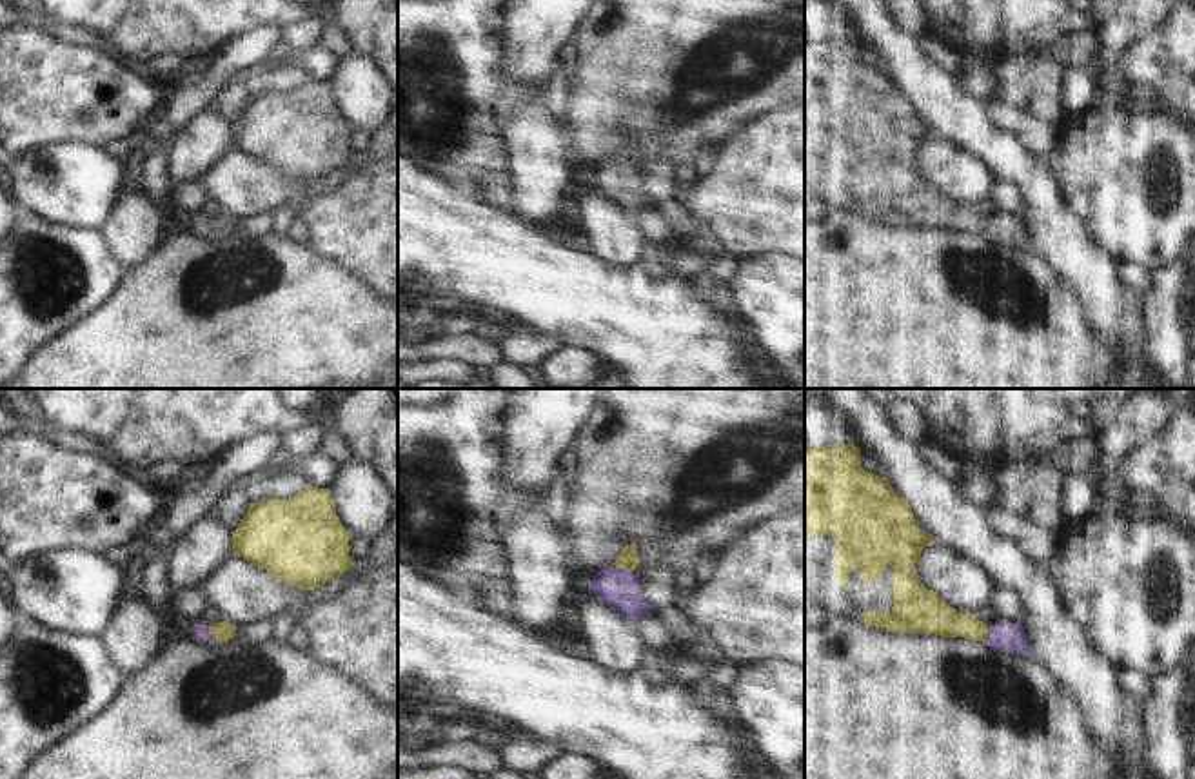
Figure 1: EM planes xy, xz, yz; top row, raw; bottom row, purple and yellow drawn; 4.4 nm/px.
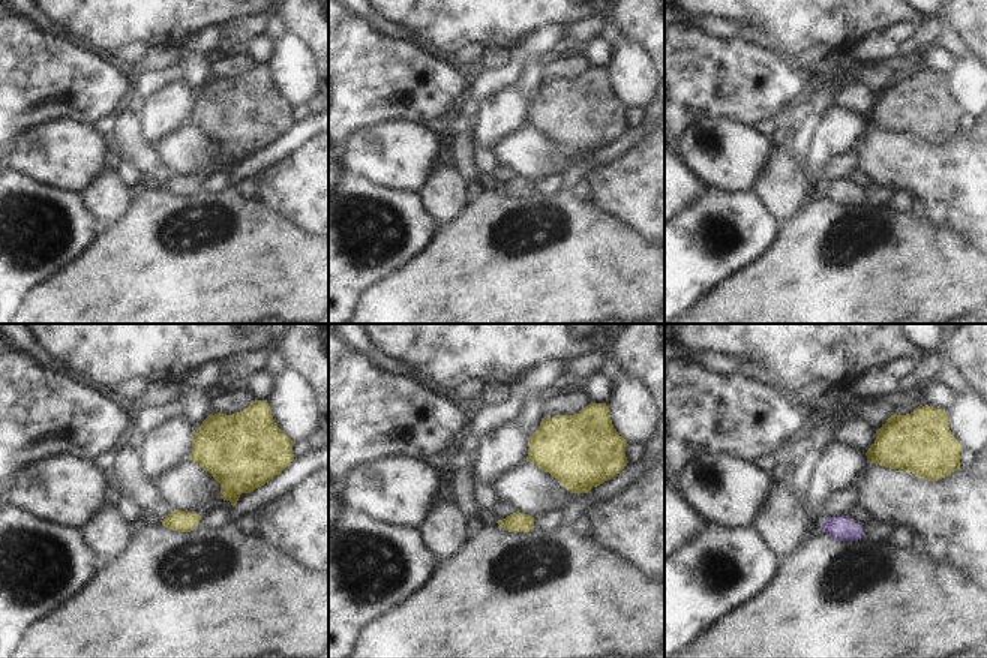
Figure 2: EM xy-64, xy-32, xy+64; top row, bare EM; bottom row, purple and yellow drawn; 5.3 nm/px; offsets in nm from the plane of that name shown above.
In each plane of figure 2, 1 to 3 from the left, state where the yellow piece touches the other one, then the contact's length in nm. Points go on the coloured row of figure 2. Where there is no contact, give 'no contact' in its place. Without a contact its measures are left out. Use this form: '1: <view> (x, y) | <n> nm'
1: no contact
2: no contact
3: no contact

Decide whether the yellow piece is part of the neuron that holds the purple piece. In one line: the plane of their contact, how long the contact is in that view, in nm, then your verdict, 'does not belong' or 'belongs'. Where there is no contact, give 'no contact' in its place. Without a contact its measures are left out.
contact in xy; length 90 nm; belongs

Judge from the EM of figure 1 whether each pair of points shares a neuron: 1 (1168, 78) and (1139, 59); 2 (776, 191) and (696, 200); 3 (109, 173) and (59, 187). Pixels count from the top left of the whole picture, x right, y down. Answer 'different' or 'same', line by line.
1: same
2: same
3: same

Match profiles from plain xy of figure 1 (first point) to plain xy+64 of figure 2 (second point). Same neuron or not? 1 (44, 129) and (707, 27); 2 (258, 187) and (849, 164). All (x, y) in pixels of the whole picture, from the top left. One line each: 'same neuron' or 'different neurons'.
1: different neurons
2: different neurons

